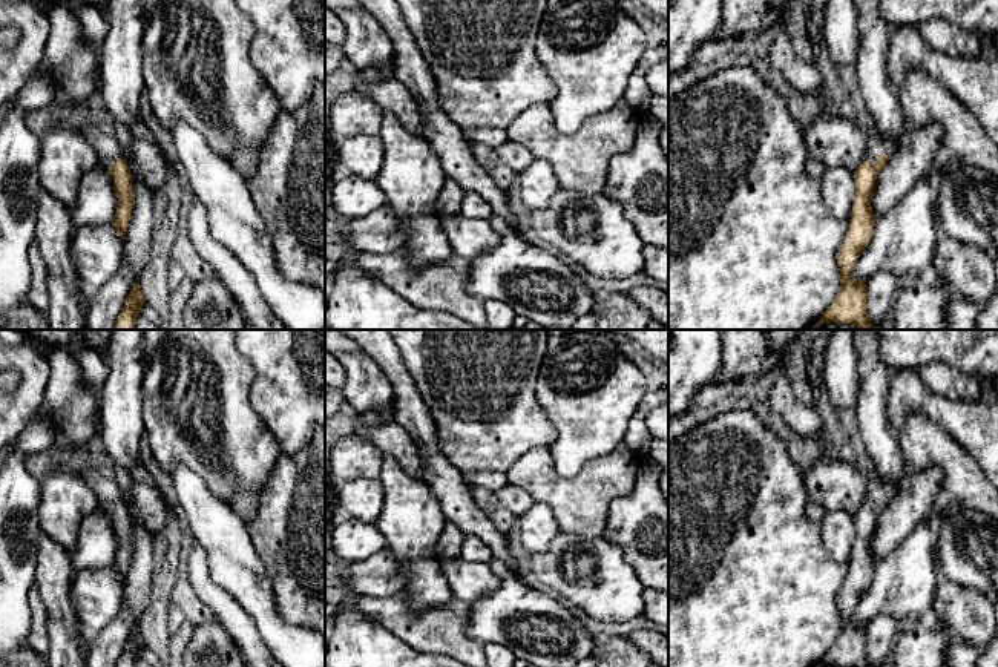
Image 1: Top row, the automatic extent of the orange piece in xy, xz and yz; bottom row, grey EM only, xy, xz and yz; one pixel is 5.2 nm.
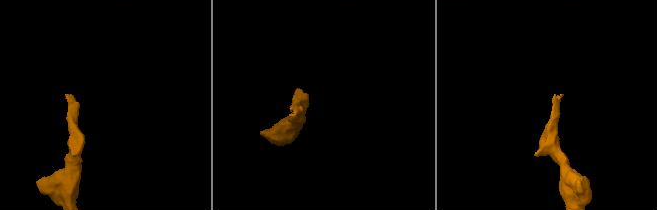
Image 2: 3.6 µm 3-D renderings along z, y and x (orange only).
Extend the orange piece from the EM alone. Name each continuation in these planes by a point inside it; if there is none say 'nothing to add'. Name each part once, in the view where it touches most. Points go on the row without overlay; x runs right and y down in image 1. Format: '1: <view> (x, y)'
1: yz (877, 489)

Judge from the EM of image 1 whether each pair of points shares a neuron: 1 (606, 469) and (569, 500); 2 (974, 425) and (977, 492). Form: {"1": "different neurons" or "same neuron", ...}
{"1": "same neuron", "2": "different neurons"}

